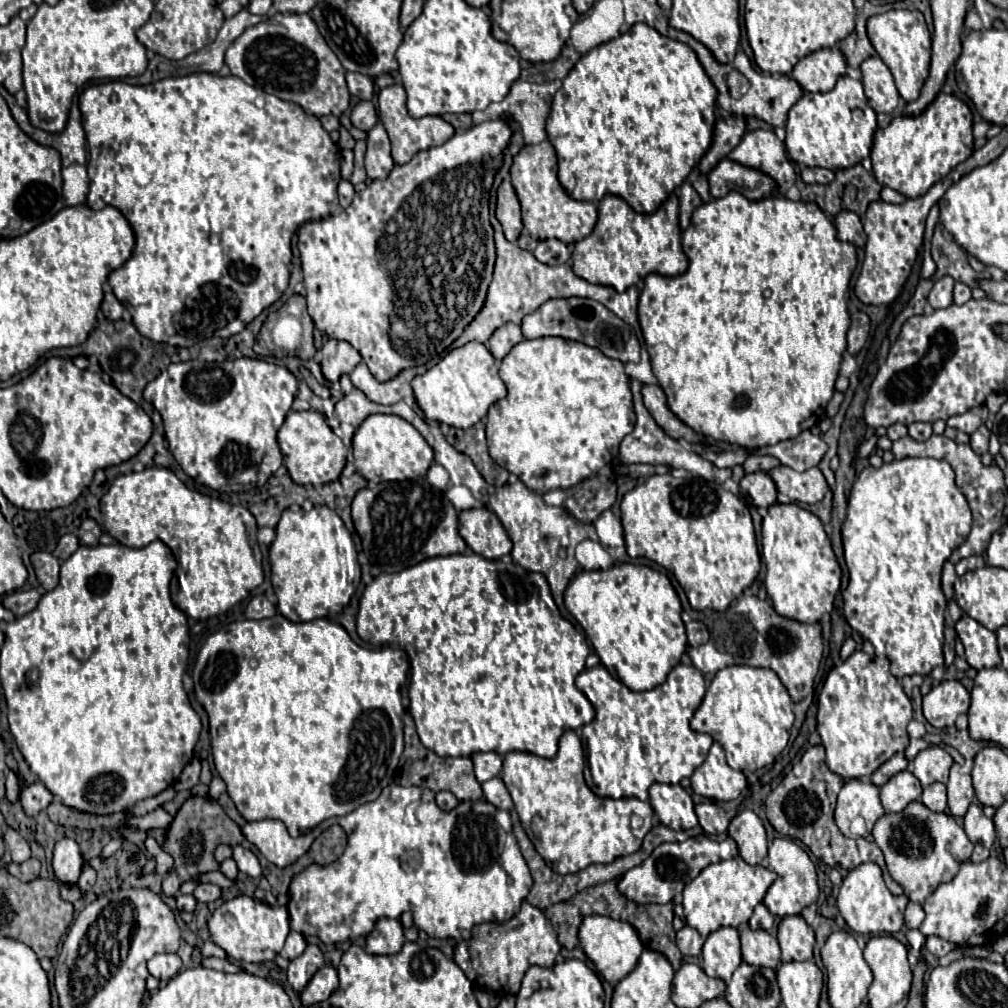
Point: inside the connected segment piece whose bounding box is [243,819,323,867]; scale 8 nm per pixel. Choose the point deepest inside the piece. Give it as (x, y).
(271, 838)

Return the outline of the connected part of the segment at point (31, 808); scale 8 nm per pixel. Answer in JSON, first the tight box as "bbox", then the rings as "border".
{"bbox":[21,781,53,815],"border":[[[35,781],[21,791],[21,805],[27,815],[37,815],[39,811],[47,809],[51,801],[53,793],[41,781]]]}

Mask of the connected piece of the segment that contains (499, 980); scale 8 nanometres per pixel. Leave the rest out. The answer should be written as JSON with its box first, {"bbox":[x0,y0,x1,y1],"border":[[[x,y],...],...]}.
{"bbox":[455,905,561,995],"border":[[[521,905],[521,911],[507,923],[483,923],[475,925],[473,937],[461,941],[455,947],[455,963],[463,969],[465,977],[481,989],[487,989],[495,995],[515,995],[519,991],[521,979],[531,965],[551,967],[557,953],[561,951],[551,923],[545,919],[543,911],[529,905]]]}

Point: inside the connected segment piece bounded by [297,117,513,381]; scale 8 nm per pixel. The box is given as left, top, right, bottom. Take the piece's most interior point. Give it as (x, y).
(399, 273)

